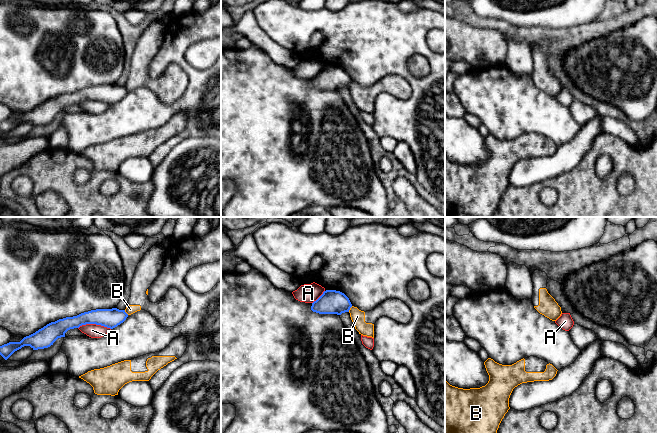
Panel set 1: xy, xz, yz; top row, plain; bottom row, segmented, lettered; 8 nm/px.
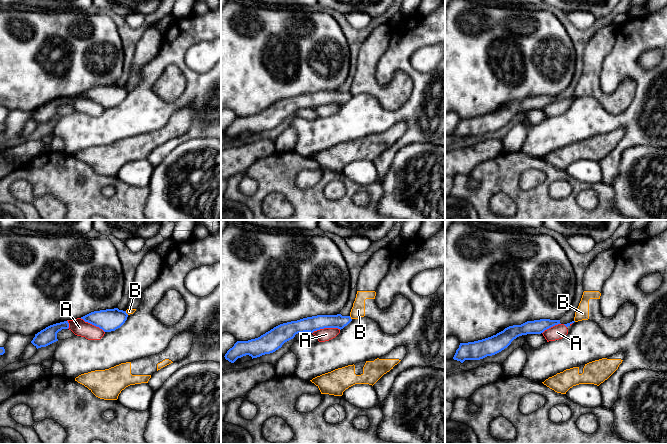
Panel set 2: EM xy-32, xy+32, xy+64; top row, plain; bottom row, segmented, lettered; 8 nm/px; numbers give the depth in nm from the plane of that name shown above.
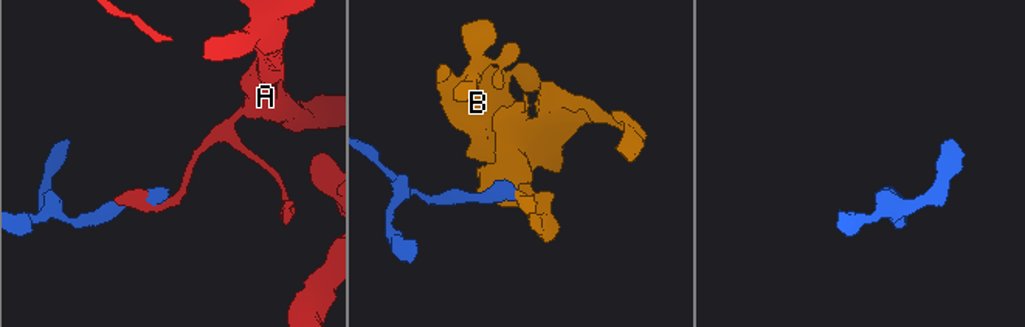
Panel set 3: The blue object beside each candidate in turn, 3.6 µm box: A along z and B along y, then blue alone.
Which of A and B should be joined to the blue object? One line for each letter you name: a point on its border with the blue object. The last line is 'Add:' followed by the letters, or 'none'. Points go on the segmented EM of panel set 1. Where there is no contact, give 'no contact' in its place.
Add: none

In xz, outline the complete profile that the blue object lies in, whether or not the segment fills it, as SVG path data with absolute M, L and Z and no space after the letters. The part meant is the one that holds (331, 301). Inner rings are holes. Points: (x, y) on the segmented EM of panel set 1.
M326 290L312 303L311 310L319 314L337 314L349 312L352 304L349 298L342 292Z

